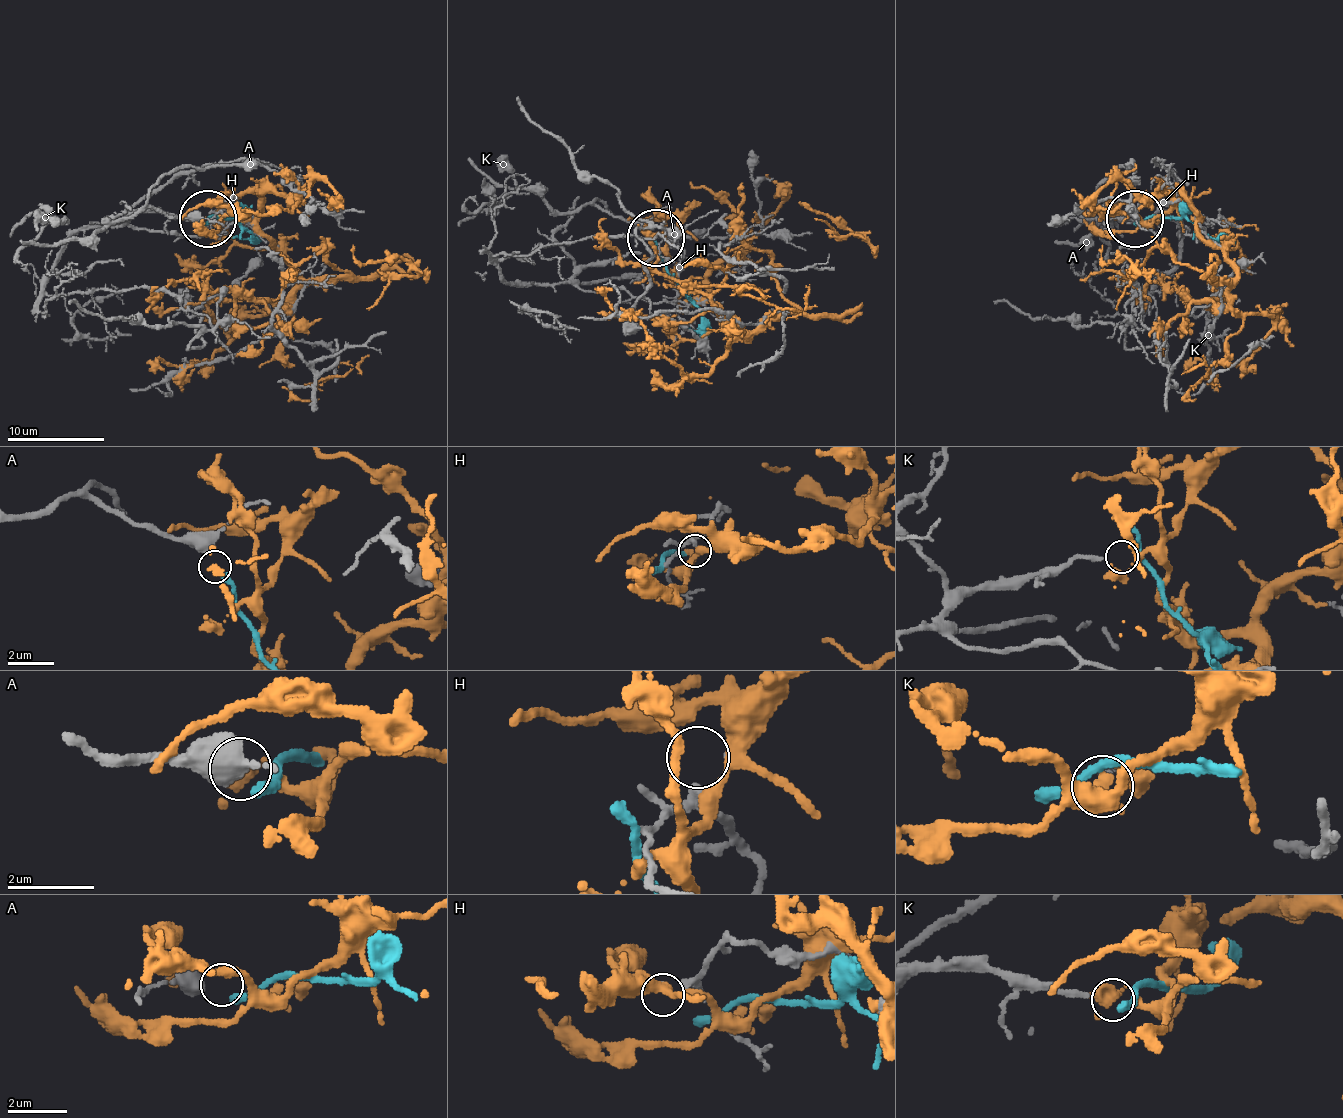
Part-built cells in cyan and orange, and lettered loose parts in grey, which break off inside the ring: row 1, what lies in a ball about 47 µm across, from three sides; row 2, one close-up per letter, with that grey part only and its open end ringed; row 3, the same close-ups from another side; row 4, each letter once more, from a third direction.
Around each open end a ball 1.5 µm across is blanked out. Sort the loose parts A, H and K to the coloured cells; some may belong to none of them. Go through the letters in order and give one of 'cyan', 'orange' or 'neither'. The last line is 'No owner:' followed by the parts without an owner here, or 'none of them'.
A: cyan
H: neither
K: neither
No owner: H, K

